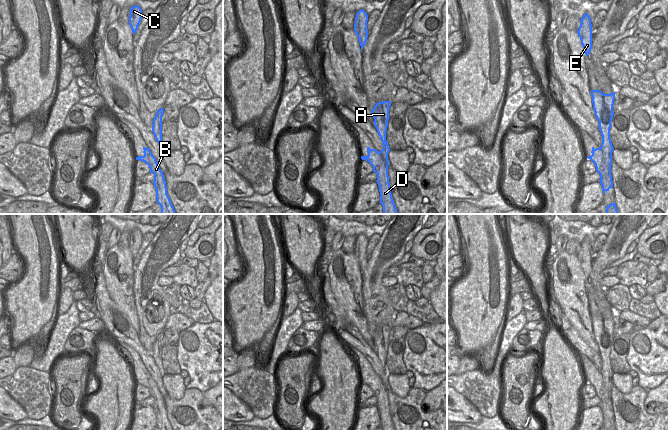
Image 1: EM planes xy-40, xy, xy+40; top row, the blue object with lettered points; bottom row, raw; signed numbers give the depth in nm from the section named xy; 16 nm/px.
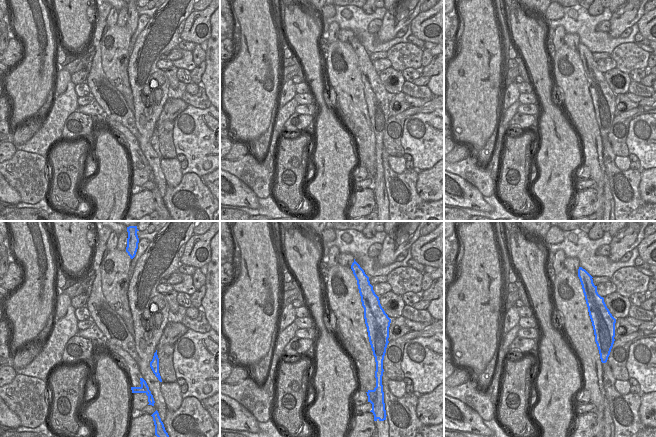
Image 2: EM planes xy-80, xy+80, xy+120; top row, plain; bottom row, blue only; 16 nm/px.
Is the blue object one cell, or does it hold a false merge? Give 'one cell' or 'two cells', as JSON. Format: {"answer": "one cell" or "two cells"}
{"answer": "one cell"}

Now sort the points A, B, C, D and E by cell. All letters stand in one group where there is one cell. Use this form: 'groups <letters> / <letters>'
groups A B C D E

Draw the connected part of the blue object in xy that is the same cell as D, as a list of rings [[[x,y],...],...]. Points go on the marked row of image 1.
[[[390,101],[378,102],[372,109],[371,113],[374,118],[374,126],[383,143],[383,149],[378,152],[376,149],[367,147],[367,156],[361,156],[362,160],[368,161],[373,172],[377,174],[377,184],[380,192],[380,203],[383,206],[383,214],[398,214],[394,200],[392,198],[389,176],[388,176],[388,153],[390,151],[388,142],[386,141],[386,132],[389,120]]]

